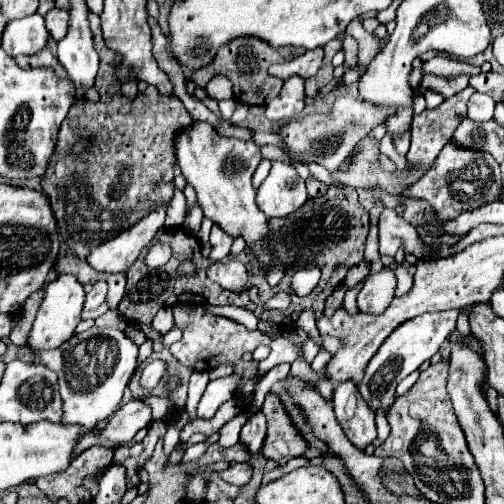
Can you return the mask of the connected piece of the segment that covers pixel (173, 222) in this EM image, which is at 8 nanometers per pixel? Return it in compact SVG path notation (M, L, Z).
M174 185L174 195L167 211L164 226L177 228L182 226L186 216L186 199L183 191L178 190Z

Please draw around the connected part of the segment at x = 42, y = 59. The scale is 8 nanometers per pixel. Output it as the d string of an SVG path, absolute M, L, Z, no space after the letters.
M45 48L43 52L39 52L39 54L21 56L21 58L17 58L17 62L19 62L19 64L25 64L25 66L22 67L29 66L29 68L51 66L51 68L55 68L55 74L57 74L57 76L63 76L63 72L65 72L65 68L59 64L57 56L53 56L47 48Z

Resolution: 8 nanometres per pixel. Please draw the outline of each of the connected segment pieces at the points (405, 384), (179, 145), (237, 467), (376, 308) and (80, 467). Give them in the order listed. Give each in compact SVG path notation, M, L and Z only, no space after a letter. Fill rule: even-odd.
M420 371L412 372L409 376L405 377L396 387L397 396L404 395L418 380Z
M195 122L177 136L175 152L185 180L197 192L197 202L201 204L205 218L213 220L213 224L223 228L223 232L227 232L231 238L243 238L245 246L259 260L259 266L267 272L267 282L277 286L285 276L285 266L279 264L271 252L267 252L269 220L255 204L255 192L249 192L253 188L251 176L261 162L259 146L251 140L219 136L211 124Z
M241 462L241 464L233 464L229 466L227 470L223 470L219 474L219 478L227 484L235 484L235 486L245 486L251 478L251 472L253 472L253 466L251 462Z
M383 268L379 274L367 278L365 286L357 296L357 308L363 314L381 314L395 296L395 274Z
M93 446L89 450L85 450L79 458L75 458L71 462L69 468L73 468L73 472L81 472L83 478L91 472L95 472L97 468L108 466L113 460L114 449L105 448L105 446Z

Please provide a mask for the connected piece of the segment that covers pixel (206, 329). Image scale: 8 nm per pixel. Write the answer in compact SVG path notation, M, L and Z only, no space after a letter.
M177 304L173 306L173 316L175 316L175 326L183 332L183 338L169 346L169 352L187 368L193 370L211 370L219 364L233 362L235 372L243 376L243 382L257 372L257 362L243 362L241 354L253 352L259 344L269 344L271 338L261 334L259 330L247 330L245 326L207 312L199 304Z

